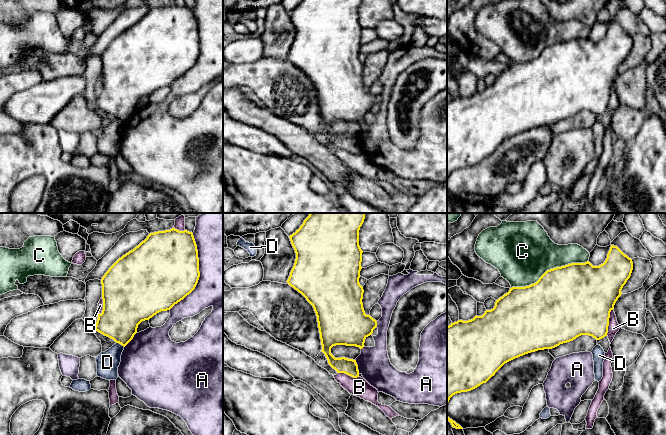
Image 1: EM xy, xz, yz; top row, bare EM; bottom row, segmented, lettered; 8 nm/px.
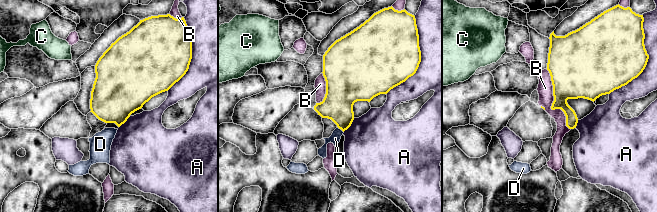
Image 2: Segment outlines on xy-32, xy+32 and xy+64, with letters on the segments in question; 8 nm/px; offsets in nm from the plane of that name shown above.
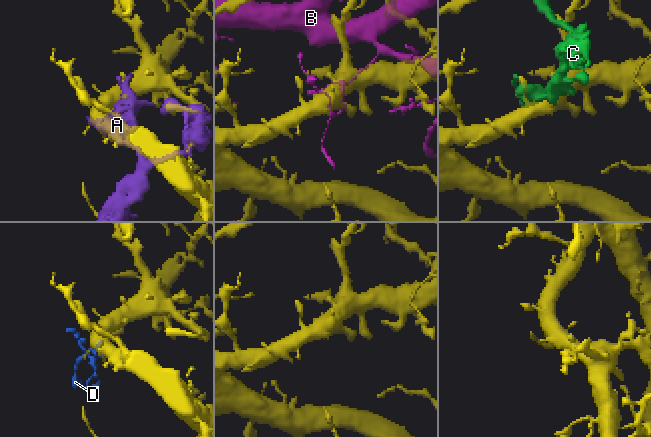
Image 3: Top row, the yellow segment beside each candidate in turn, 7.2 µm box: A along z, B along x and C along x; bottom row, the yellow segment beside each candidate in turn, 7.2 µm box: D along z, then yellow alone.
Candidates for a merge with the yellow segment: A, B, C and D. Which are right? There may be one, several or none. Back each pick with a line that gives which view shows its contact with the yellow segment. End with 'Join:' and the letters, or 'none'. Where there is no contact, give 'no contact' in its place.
Join: none

